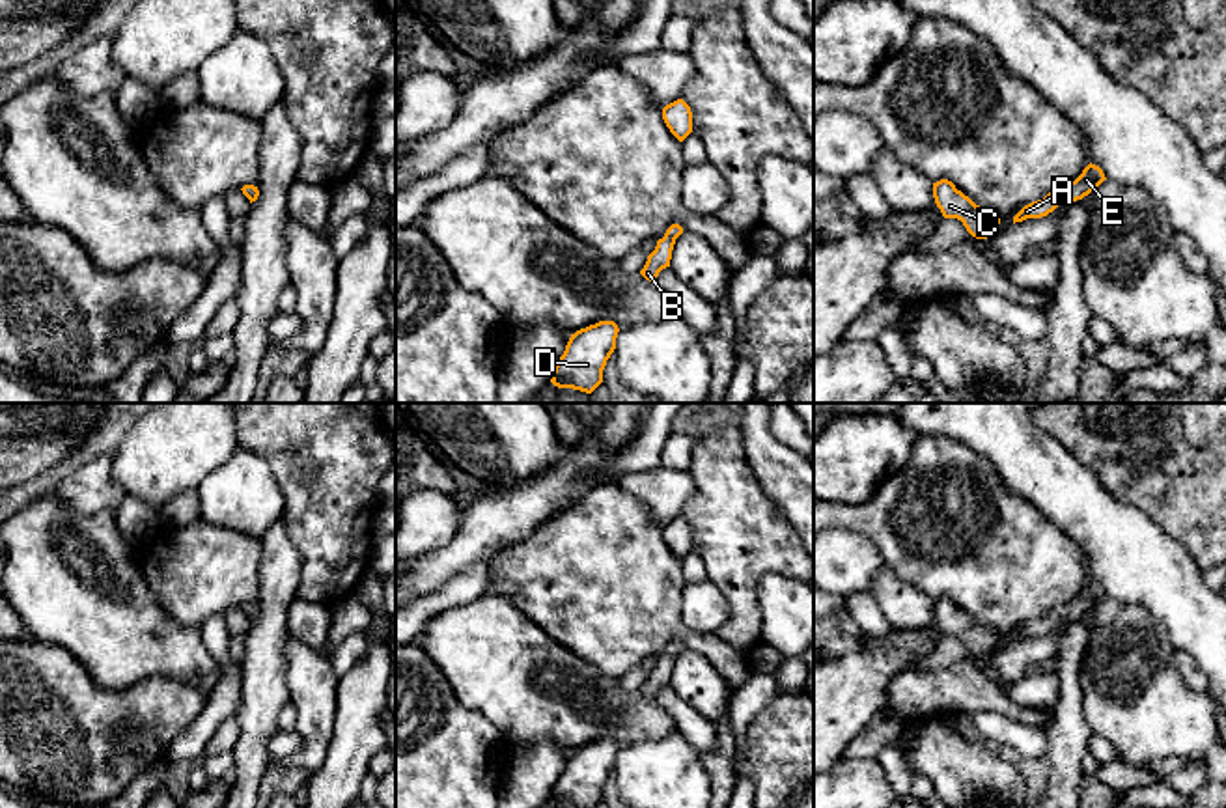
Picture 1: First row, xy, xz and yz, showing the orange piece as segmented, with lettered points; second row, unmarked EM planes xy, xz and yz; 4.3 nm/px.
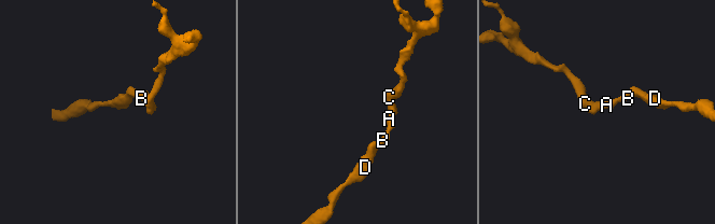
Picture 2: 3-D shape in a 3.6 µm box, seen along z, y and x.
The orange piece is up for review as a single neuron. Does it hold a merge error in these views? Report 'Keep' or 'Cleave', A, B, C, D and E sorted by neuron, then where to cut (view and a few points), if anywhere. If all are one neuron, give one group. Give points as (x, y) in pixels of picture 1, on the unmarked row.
Keep. Groups: A B C D E. No split

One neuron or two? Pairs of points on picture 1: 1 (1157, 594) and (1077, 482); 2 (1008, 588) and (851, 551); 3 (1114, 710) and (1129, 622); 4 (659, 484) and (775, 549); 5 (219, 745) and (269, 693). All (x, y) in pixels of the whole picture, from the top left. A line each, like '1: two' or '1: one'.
1: one
2: two
3: one
4: two
5: two

